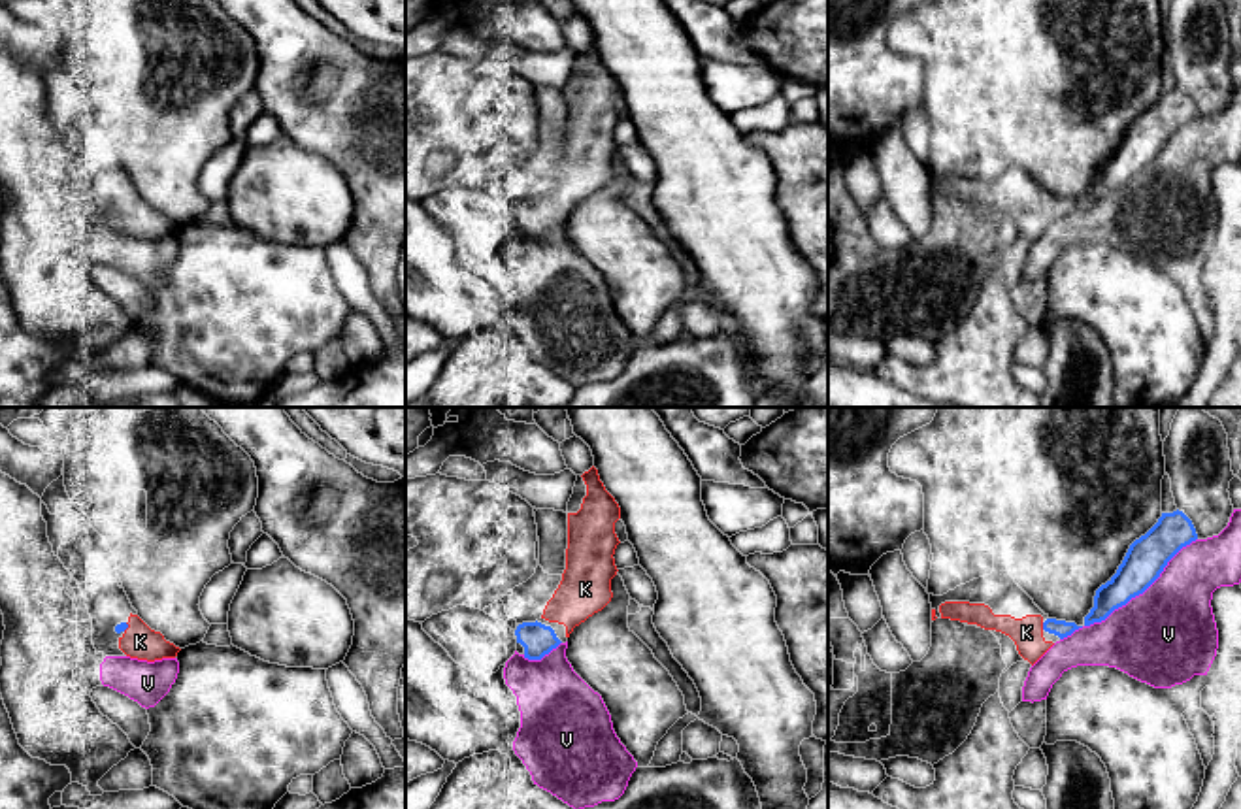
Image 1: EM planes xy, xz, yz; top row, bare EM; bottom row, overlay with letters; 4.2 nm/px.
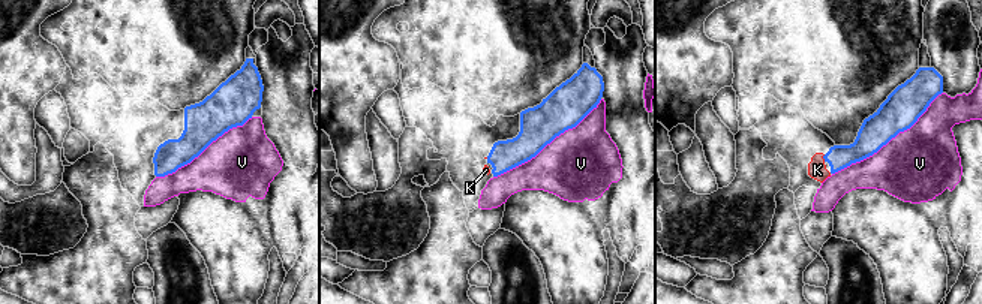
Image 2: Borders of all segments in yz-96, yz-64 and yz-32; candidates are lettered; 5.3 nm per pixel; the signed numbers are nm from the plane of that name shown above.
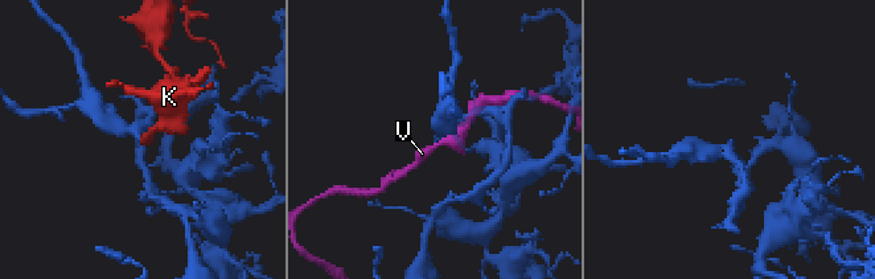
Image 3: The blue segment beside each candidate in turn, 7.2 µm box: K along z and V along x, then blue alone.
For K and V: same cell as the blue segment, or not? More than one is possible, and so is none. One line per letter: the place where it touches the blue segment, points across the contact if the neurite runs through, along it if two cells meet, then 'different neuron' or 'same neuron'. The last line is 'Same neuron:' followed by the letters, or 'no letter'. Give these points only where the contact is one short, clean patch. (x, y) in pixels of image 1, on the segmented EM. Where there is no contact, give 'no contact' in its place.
K: meets blue in yz at (1043, 627); runs through yz (1060, 628), (1043, 627), (1032, 627), (1026, 632); same neuron
V: meets blue in yz at (1130, 598); different neuron
Same neuron: K

